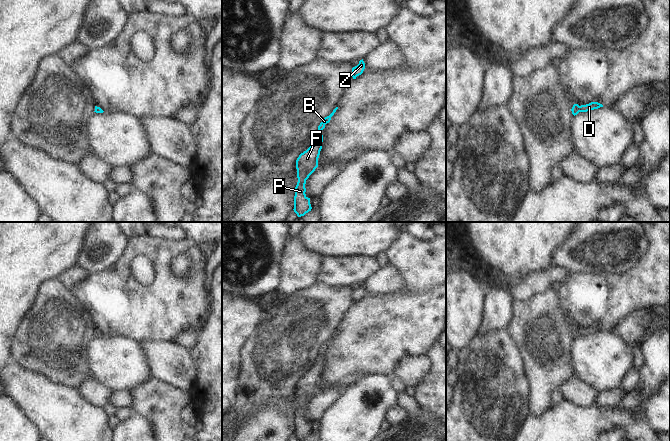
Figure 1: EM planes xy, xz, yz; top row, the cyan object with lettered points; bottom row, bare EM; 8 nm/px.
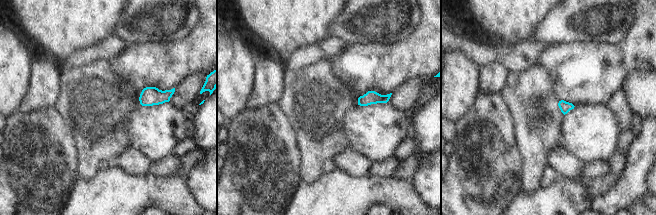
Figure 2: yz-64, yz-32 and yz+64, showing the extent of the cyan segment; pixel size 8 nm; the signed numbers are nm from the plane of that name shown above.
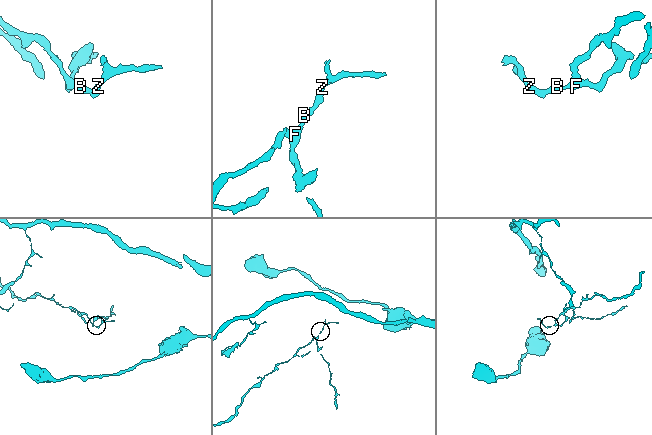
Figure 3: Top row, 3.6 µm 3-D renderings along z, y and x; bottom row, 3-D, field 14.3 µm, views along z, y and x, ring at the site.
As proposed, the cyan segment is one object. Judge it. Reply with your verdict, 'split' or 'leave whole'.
leave whole

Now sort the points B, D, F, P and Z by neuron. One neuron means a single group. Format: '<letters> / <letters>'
B D F P Z

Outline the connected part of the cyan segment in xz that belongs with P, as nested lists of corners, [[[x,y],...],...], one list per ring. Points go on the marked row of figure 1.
[[[338,107],[333,112],[325,117],[320,125],[318,126],[318,135],[312,145],[303,153],[299,155],[296,160],[297,178],[298,182],[295,187],[294,196],[294,212],[298,217],[304,216],[306,213],[311,211],[312,207],[310,204],[310,198],[305,194],[306,180],[318,167],[318,158],[322,149],[323,135],[321,131],[325,128],[325,125],[330,122],[331,117],[334,115]]]

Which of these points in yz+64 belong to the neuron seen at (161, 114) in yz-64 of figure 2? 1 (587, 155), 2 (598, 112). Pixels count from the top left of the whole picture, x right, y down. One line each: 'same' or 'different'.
1: same
2: same

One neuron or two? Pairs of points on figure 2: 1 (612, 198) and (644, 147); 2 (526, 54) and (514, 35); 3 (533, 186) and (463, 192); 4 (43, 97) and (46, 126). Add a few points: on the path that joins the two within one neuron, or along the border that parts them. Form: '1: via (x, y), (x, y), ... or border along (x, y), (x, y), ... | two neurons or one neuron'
1: via (625, 185), (634, 176), (640, 160) | one neuron
2: border along (527, 38), (514, 43), (506, 43) | two neurons
3: border along (521, 163), (520, 191) | two neurons
4: border along (54, 105), (21, 111) | two neurons

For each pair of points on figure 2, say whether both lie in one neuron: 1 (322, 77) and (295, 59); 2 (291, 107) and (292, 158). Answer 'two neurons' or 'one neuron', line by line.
1: two neurons
2: two neurons

